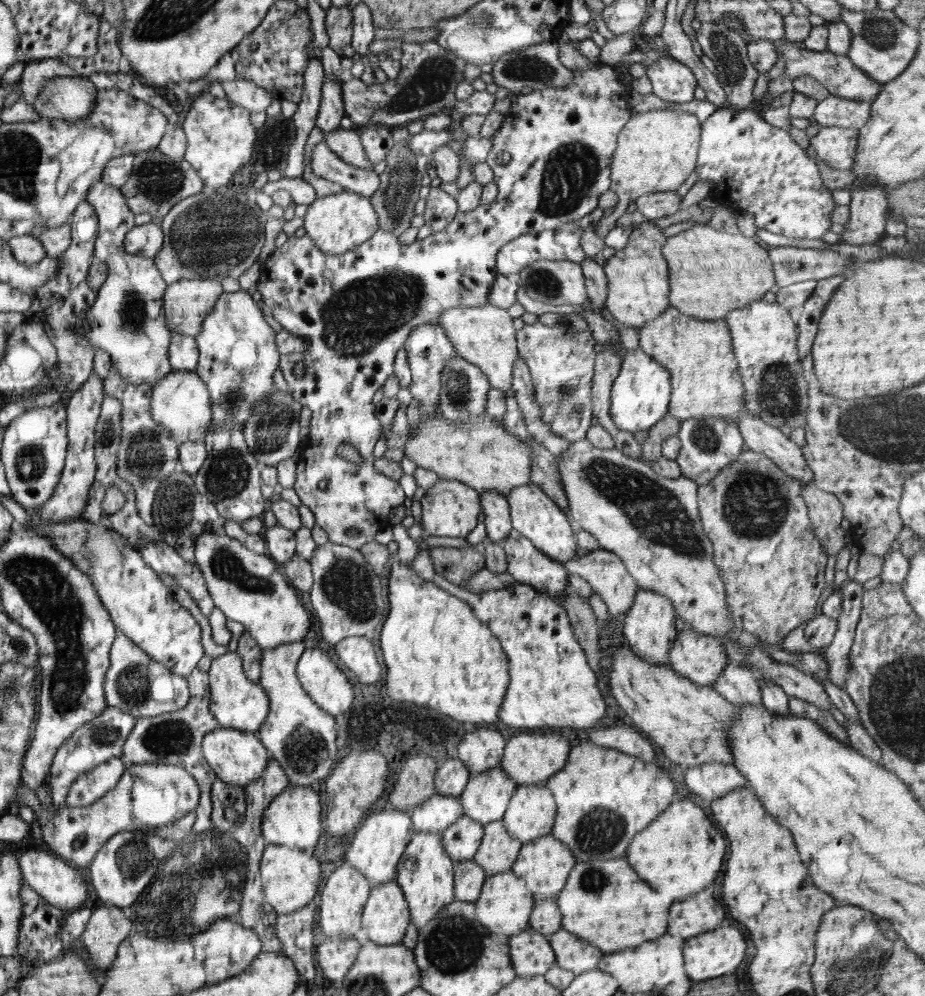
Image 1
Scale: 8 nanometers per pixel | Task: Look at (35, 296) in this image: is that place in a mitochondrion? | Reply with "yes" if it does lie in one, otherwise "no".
no

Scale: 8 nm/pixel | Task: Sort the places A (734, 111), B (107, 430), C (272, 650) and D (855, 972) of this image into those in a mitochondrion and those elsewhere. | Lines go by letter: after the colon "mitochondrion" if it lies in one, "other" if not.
A: other
B: mitochondrion
C: other
D: mitochondrion

